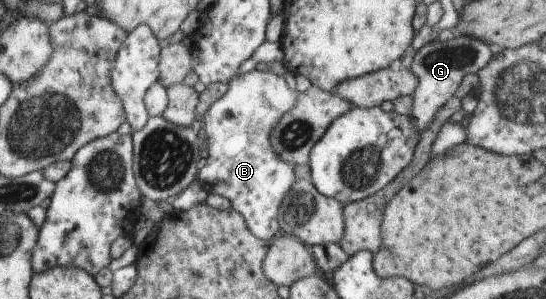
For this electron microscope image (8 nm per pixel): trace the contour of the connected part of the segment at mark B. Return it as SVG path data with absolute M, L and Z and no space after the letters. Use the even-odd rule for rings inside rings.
M271 70L235 74L228 83L228 90L206 111L203 137L207 139L209 156L207 164L198 171L197 179L211 185L211 194L223 195L231 202L232 208L244 217L247 227L258 237L270 243L280 234L277 215L284 202L287 191L294 184L295 167L282 160L271 147L269 136L282 115L293 109L296 104L296 91L287 86L284 77Z

